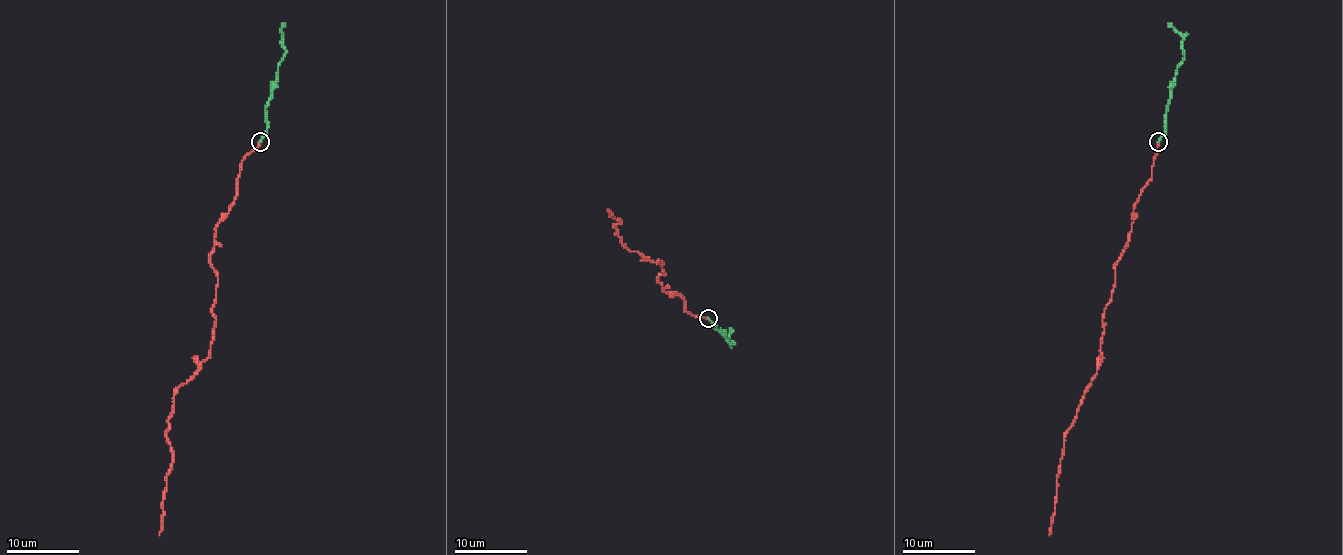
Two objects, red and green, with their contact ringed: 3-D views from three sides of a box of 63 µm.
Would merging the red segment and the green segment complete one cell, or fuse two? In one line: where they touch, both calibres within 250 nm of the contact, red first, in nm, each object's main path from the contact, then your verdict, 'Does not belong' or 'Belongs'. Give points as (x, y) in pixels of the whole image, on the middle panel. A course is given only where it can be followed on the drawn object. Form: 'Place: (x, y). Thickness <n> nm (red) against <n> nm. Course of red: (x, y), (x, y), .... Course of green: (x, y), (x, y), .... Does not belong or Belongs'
Place: (708, 318). Thickness 240 nm (red) against 170 nm. Course of red: (708, 319), (686, 311), (676, 293), (662, 289), (664, 262), (631, 251), (618, 236), (620, 220), (607, 209). Course of green: (708, 319), (731, 344), (731, 328). Belongs

